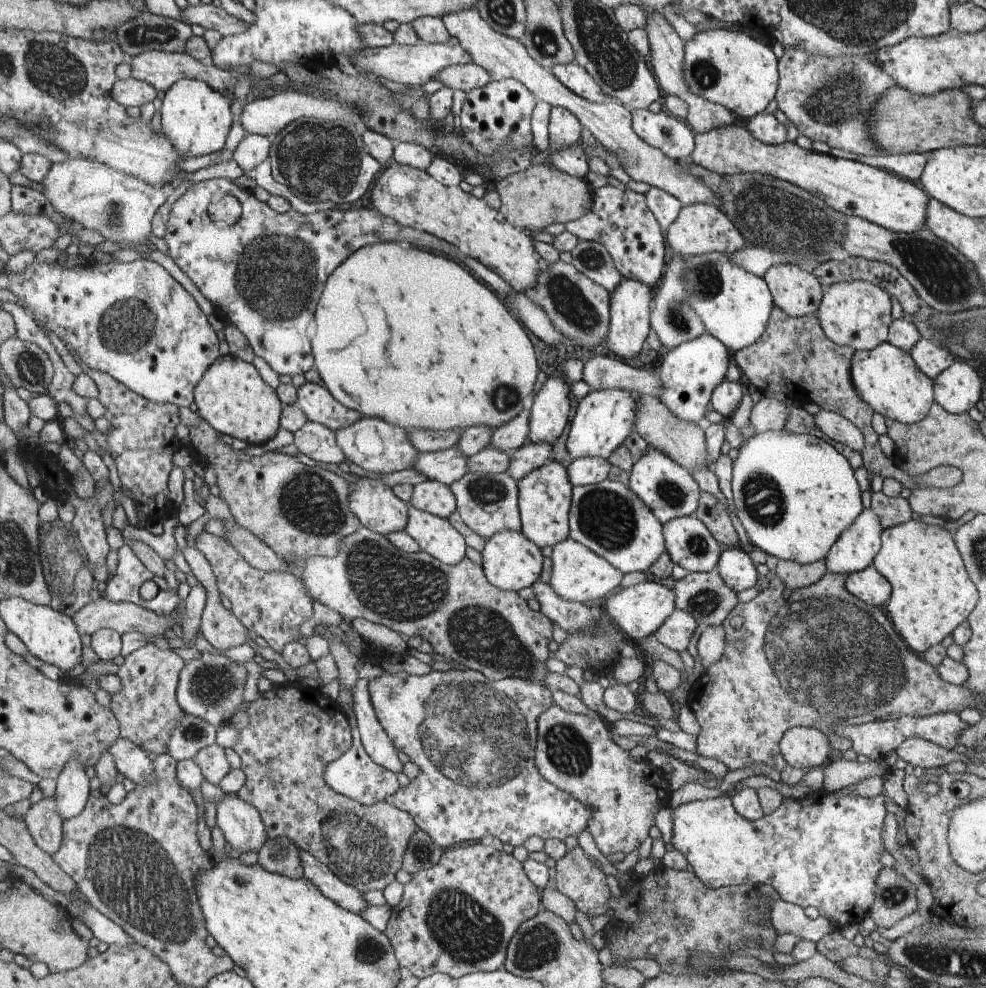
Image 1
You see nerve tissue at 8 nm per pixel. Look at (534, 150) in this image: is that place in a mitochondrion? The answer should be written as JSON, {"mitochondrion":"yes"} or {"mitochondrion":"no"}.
{"mitochondrion":"no"}

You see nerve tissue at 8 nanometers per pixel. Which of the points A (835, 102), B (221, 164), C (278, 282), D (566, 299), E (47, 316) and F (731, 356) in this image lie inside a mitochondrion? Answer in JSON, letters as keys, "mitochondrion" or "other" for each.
{"A":"mitochondrion","B":"other","C":"mitochondrion","D":"mitochondrion","E":"other","F":"other"}

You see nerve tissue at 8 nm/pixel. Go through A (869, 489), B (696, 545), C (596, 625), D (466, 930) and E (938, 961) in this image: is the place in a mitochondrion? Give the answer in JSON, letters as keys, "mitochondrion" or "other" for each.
{"A":"other","B":"mitochondrion","C":"other","D":"mitochondrion","E":"mitochondrion"}

